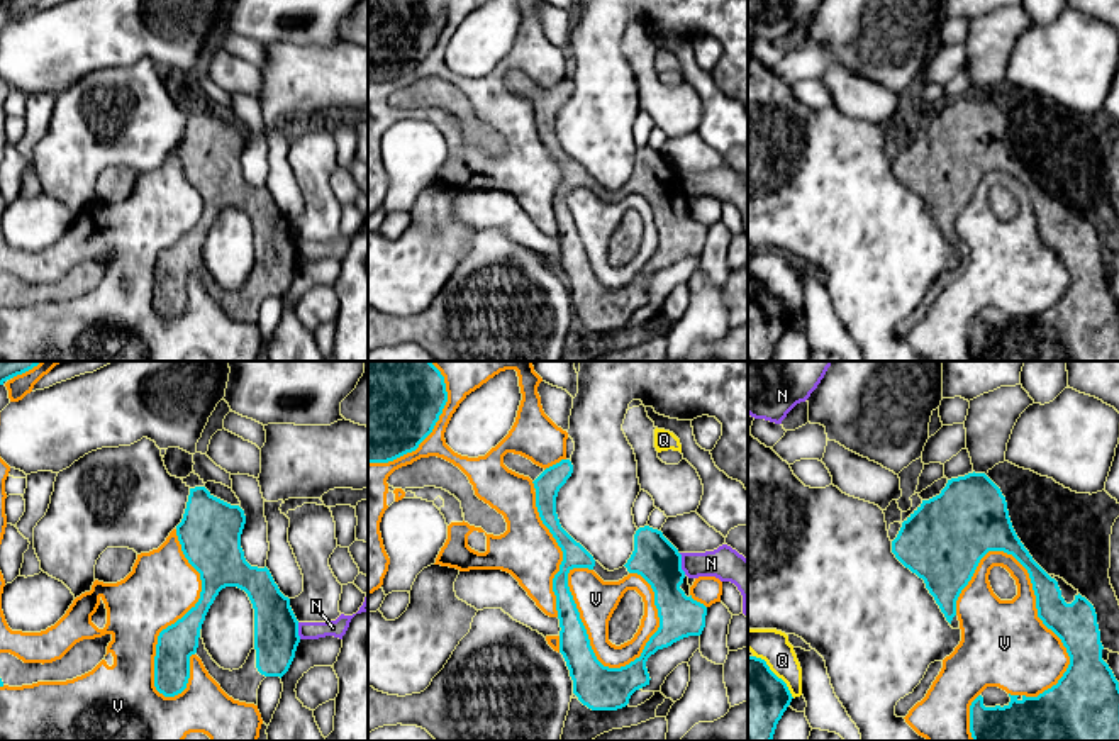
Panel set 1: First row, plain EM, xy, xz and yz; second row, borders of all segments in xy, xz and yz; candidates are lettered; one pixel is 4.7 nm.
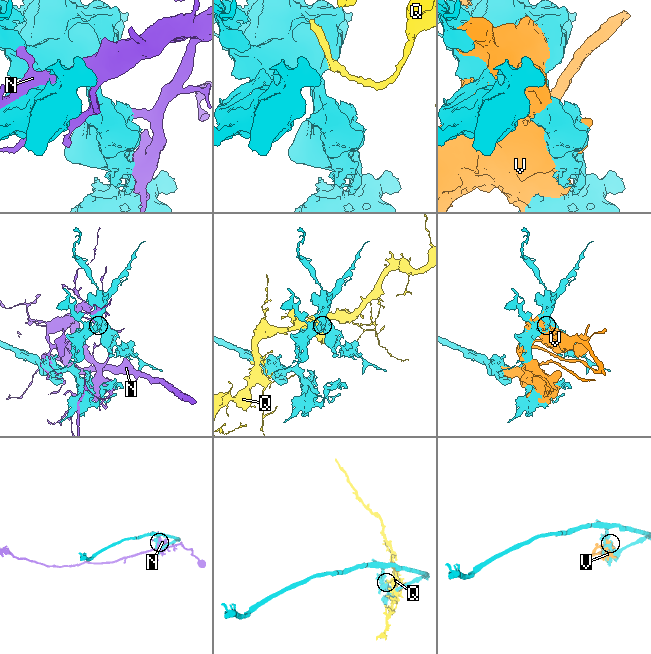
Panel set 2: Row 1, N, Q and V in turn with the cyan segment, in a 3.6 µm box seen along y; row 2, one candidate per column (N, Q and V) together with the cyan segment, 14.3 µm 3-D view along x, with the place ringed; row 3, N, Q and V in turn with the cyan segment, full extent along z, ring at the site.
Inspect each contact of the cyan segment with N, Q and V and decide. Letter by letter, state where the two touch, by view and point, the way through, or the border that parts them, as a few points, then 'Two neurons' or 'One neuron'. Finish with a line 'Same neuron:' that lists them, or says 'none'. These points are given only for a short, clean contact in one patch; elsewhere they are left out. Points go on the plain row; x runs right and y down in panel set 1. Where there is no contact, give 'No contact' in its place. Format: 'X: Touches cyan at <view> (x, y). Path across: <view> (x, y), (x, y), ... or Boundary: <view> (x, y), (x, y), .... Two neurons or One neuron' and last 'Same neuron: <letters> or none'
N: Touches cyan at xz (680, 183). Two neurons
Q: Touches cyan at yz (773, 294). Two neurons
V: Touches cyan at yz (1038, 236). Two neurons
Same neuron: none

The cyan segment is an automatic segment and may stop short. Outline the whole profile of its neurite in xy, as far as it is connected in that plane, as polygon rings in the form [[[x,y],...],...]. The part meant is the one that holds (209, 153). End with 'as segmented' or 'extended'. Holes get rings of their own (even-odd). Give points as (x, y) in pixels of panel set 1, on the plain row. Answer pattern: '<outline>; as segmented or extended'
[[[205,107],[190,109],[186,129],[176,146],[176,156],[188,183],[200,193],[202,212],[198,222],[175,244],[158,256],[154,276],[154,307],[164,317],[175,317],[186,309],[190,298],[190,276],[197,275],[209,295],[234,320],[258,326],[258,309],[266,297],[283,297],[300,263],[298,241],[285,217],[275,203],[270,190],[251,187],[241,168],[241,154],[246,144],[244,131],[214,117]],[[225,207],[244,210],[254,229],[254,268],[239,290],[220,288],[202,259],[202,244],[219,212]]]; extended

